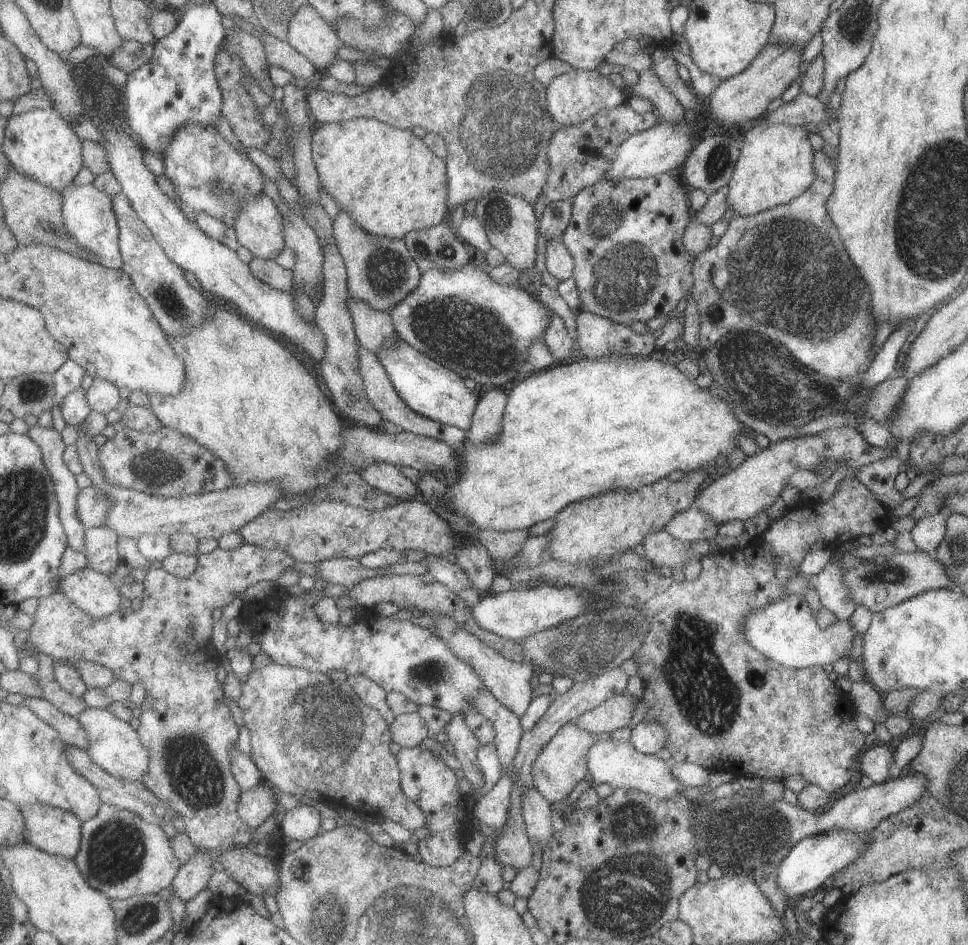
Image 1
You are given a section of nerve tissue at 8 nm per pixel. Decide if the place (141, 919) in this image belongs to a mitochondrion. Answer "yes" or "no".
yes

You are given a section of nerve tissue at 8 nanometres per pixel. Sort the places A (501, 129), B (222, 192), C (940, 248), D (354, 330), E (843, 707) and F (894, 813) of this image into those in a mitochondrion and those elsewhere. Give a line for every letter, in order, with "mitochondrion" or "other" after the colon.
A: mitochondrion
B: mitochondrion
C: mitochondrion
D: other
E: other
F: other

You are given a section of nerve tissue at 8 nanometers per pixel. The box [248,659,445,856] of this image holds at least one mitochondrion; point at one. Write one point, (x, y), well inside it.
(324, 718)

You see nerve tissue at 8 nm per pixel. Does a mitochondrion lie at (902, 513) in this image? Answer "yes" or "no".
no

